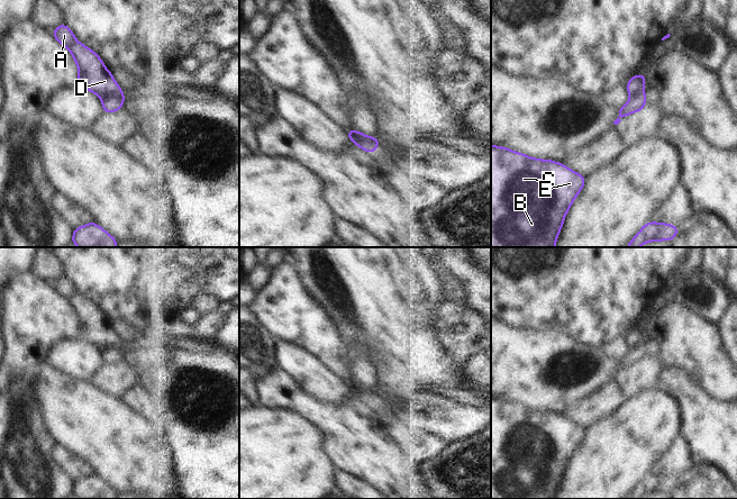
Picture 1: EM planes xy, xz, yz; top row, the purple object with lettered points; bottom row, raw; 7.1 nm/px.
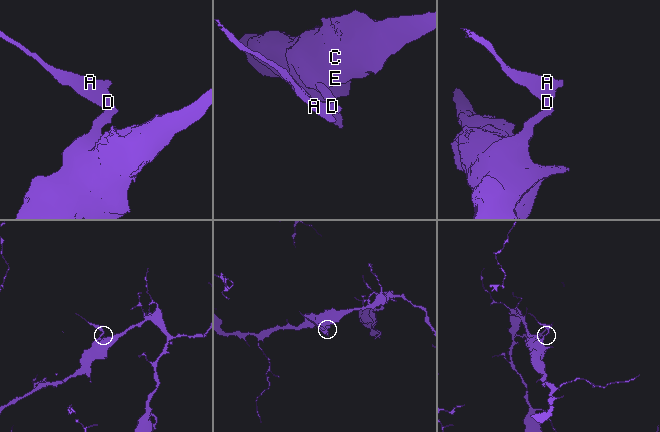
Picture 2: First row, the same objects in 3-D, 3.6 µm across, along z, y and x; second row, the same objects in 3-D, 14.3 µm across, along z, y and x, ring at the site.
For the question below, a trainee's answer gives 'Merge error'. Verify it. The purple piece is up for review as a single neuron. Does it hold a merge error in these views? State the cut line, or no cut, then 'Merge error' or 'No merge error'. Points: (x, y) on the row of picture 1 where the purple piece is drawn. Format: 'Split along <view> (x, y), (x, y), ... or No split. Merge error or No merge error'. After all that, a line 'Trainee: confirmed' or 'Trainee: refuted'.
Split along xy (124, 94), (119, 97), (108, 94), (100, 98). Merge error.
Trainee: confirmed

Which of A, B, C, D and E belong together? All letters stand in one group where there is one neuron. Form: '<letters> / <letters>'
A D / B C E

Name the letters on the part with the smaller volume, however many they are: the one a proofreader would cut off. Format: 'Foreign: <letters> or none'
Foreign: A, D

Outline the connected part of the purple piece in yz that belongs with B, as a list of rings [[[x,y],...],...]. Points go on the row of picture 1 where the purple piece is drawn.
[[[491,145],[491,247],[555,247],[565,216],[584,184],[585,178],[566,167],[563,163],[533,158],[507,147]]]

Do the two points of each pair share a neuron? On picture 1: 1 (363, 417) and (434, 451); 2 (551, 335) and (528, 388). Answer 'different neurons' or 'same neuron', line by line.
1: same neuron
2: same neuron

